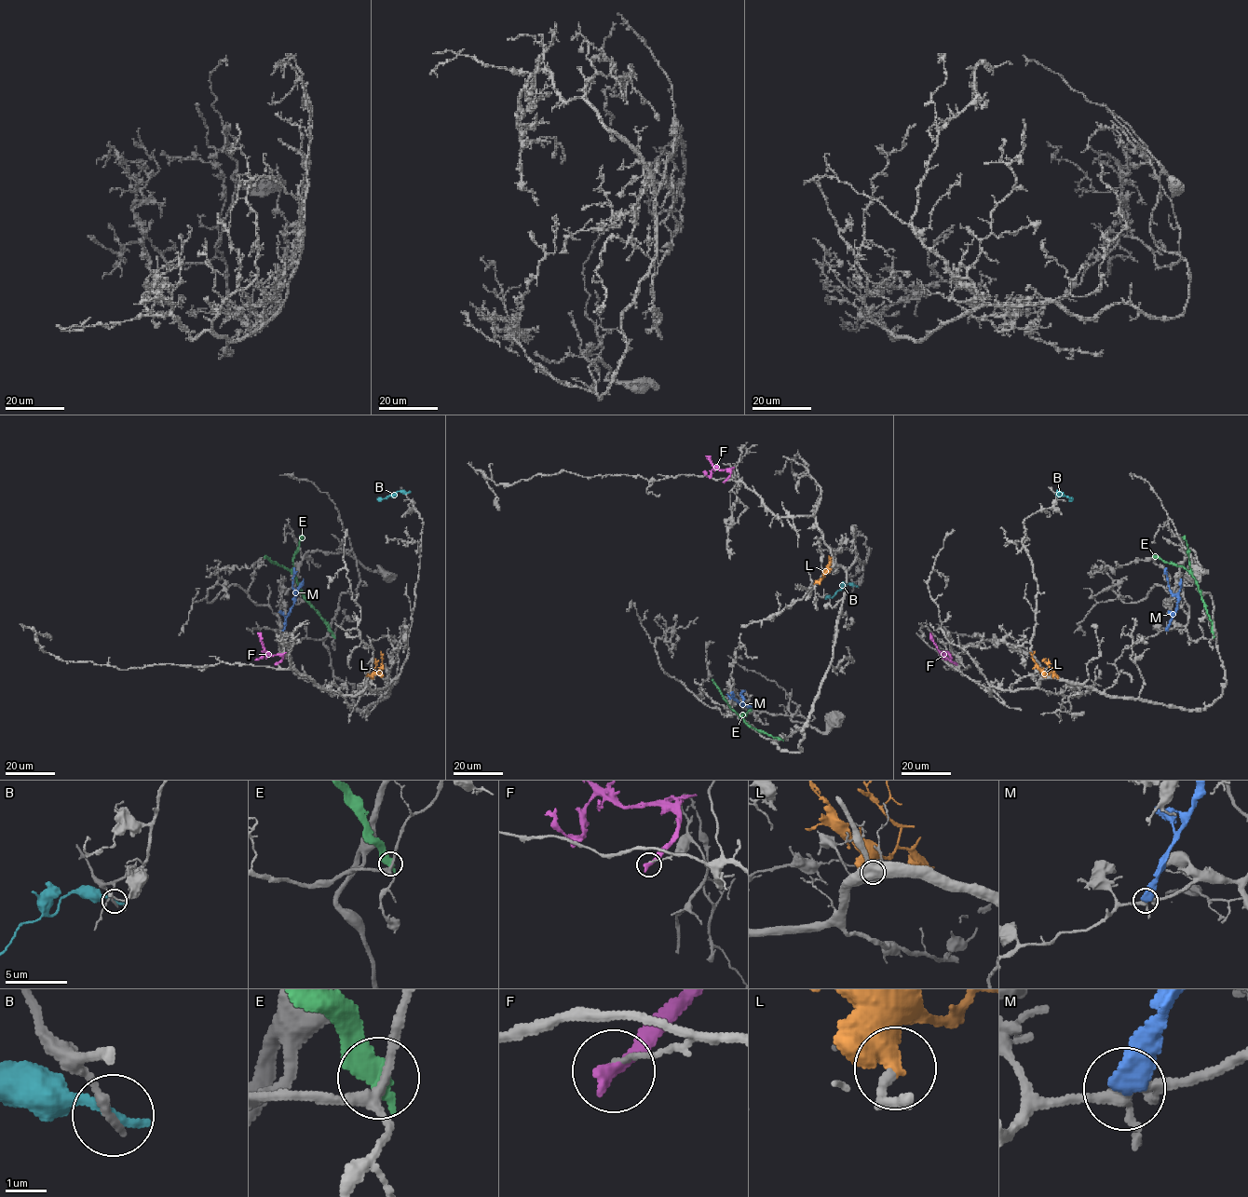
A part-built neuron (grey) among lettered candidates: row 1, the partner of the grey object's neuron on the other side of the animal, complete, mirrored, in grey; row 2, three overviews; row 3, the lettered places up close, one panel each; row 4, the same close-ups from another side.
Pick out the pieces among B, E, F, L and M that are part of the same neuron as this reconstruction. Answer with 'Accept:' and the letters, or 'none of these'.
Accept: L

